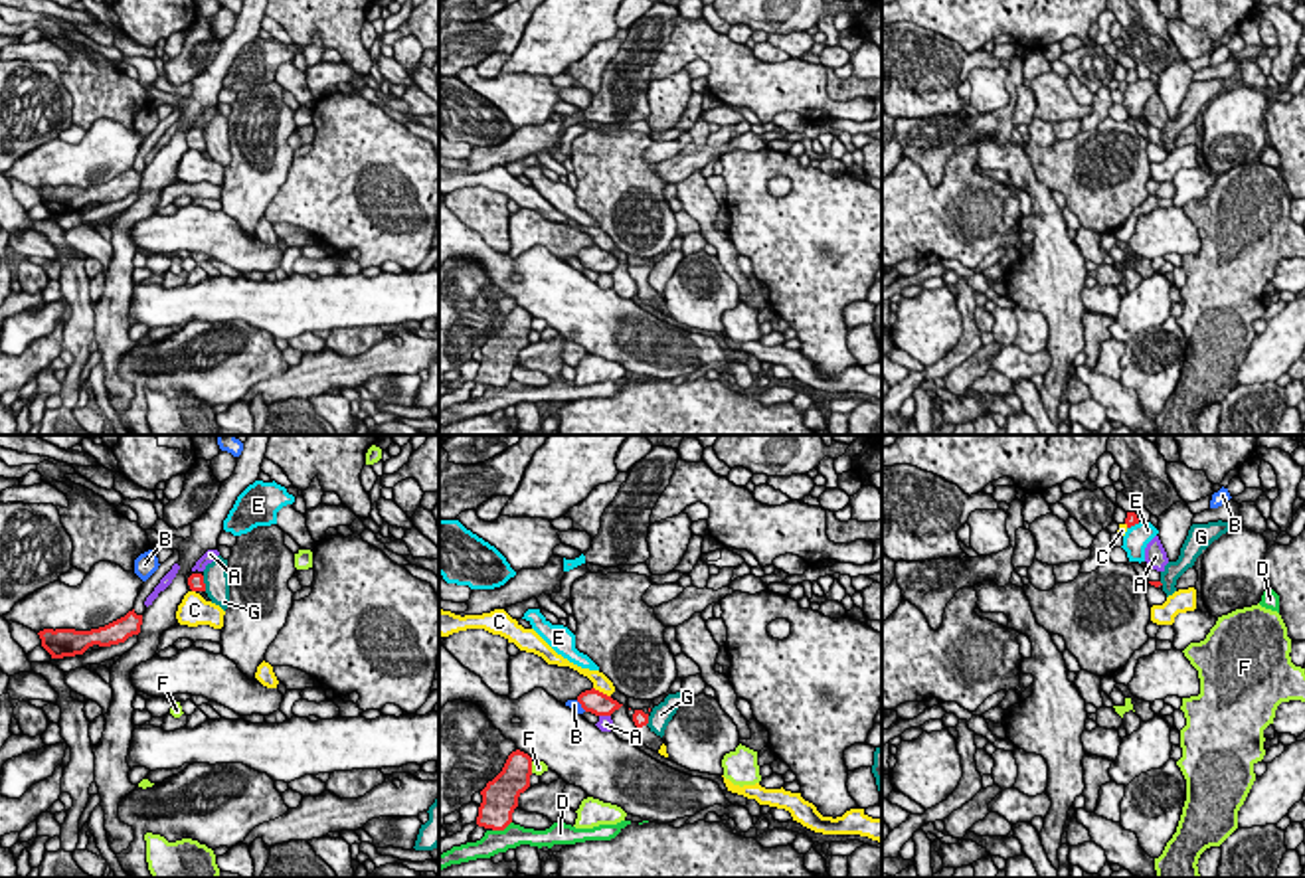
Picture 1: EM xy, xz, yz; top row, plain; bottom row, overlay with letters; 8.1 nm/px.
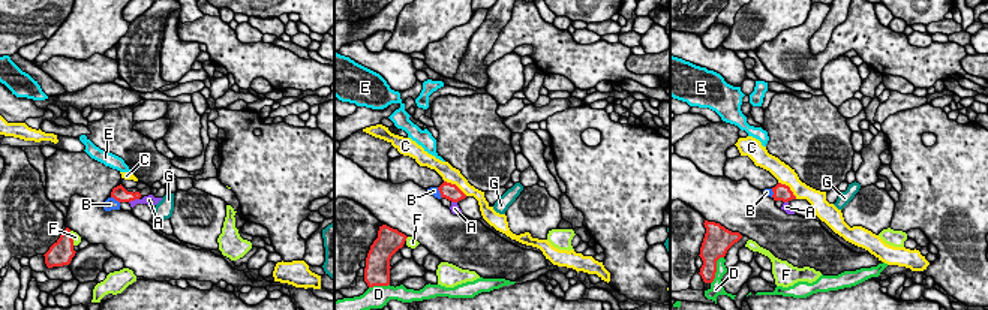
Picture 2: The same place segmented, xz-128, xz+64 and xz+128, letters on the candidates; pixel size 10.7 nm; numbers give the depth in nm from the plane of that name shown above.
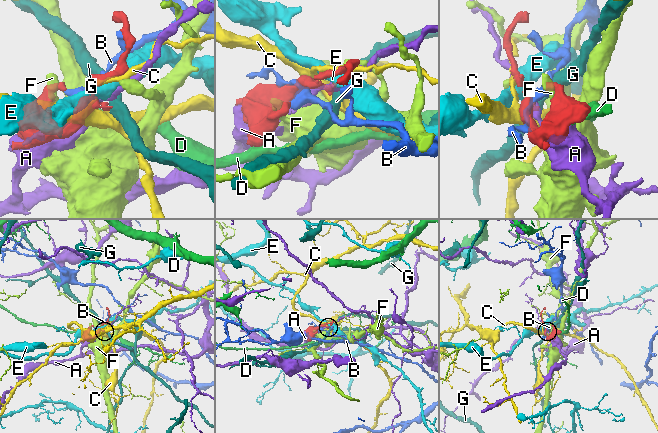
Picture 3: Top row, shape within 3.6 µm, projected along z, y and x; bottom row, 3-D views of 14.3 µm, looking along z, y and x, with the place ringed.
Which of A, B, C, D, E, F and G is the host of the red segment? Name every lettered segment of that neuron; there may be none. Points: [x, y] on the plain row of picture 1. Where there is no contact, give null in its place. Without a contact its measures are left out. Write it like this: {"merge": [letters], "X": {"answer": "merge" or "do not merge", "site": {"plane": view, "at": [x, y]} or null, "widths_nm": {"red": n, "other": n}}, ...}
{"merge": [], "A": {"answer": "do not merge", "site": {"plane": "xz", "at": [606, 271]}, "widths_nm": {"red": 190, "other": 130}}, "B": {"answer": "do not merge", "site": {"plane": "xz", "at": [582, 263]}, "widths_nm": {"red": 190, "other": 90}}, "C": {"answer": "do not merge", "site": {"plane": "xz", "at": [602, 250]}, "widths_nm": {"red": 190, "other": 140}}, "D": {"answer": "do not merge", "site": {"plane": "xz", "at": [501, 386]}, "widths_nm": {"red": 280, "other": 190}}, "E": {"answer": "do not merge", "site": {"plane": "yz", "at": [1133, 82]}, "widths_nm": {"red": 100, "other": 200}}, "F": {"answer": "do not merge", "site": {"plane": "xz", "at": [530, 325]}, "widths_nm": {"red": 260, "other": 120}}, "G": {"answer": "do not merge", "site": {"plane": "xy", "at": [204, 141]}, "widths_nm": {"red": 130, "other": 200}}}

